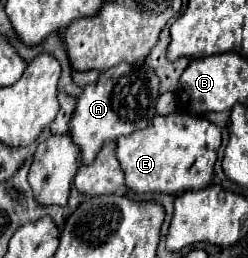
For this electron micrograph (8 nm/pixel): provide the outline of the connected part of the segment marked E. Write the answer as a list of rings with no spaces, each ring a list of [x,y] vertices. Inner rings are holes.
[[[187,113],[157,115],[147,129],[133,131],[117,141],[117,159],[125,171],[125,183],[135,193],[179,195],[189,189],[203,189],[213,179],[213,165],[221,147],[221,129],[207,119]]]

